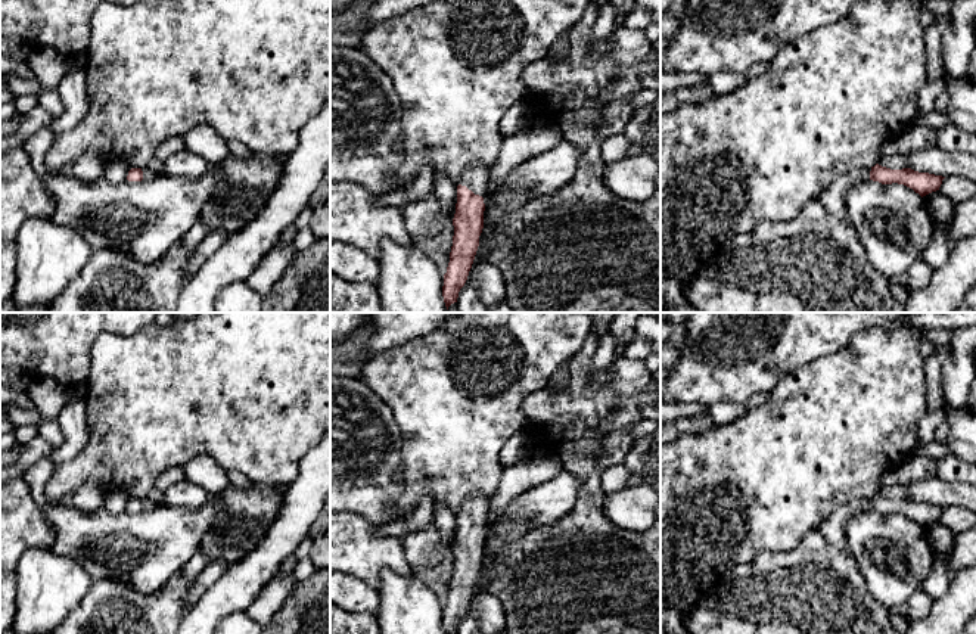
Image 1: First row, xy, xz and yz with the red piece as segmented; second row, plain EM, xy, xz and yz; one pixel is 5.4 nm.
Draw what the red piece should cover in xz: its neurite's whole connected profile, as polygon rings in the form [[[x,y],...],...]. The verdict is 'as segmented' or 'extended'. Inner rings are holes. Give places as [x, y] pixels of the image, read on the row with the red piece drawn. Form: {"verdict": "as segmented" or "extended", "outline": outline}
{"verdict": "extended", "outline": [[[473,164],[464,170],[457,186],[453,246],[442,286],[447,310],[451,304],[457,302],[459,292],[467,280],[479,246],[485,211],[482,195],[488,178],[489,168]]]}

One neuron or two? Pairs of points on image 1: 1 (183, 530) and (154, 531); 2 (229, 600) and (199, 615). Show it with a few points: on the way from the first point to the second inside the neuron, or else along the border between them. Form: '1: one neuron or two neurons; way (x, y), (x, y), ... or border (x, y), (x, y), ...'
1: one neuron; way (176, 531), (161, 531)
2: one neuron; way (221, 600), (207, 612)

